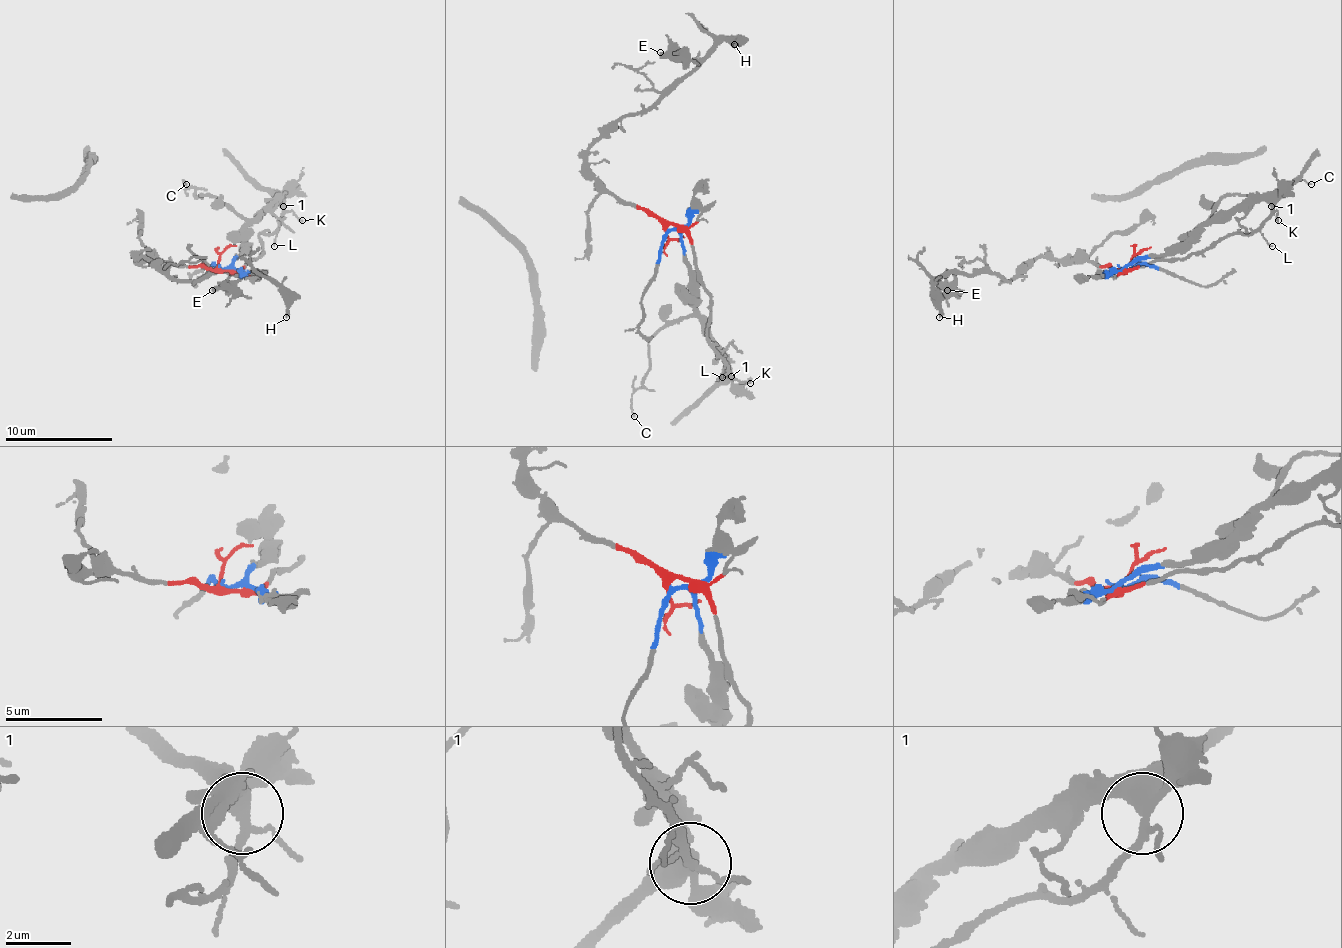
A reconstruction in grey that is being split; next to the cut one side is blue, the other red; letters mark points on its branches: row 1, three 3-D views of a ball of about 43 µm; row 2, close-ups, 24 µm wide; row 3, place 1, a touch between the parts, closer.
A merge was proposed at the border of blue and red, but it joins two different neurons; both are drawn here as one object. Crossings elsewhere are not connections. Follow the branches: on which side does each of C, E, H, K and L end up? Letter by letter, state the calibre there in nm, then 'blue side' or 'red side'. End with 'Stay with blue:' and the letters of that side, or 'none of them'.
C: 110 nm | blue side
E: 400 nm | red side
H: 260 nm | red side
K: 140 nm | blue side
L: 100 nm | red side
Stay with blue: C, K

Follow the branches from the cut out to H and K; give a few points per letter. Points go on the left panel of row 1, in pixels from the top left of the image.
H: (217, 269), (138, 258), (155, 261), (176, 280), (203, 280), (219, 272), (262, 272), (279, 288), (287, 318)
K: (219, 269), (227, 269), (235, 261), (241, 253), (241, 237), (276, 199), (303, 221)

